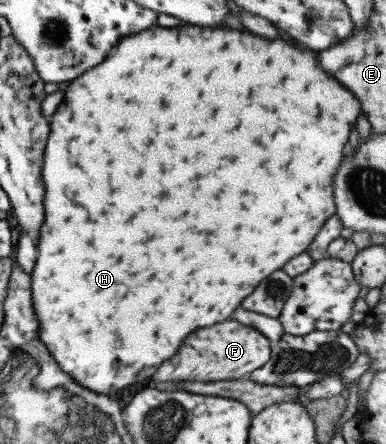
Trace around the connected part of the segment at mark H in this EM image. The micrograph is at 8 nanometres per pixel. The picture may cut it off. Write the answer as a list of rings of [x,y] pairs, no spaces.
[[[180,23],[175,28],[161,28],[159,25],[147,28],[138,34],[133,34],[129,37],[123,38],[114,49],[109,52],[105,60],[101,64],[85,70],[81,76],[77,76],[75,80],[69,82],[67,90],[63,92],[63,100],[57,106],[57,110],[53,111],[49,120],[49,134],[43,151],[43,164],[41,165],[41,178],[43,178],[43,224],[39,228],[38,237],[36,240],[36,257],[33,263],[33,269],[30,273],[30,286],[31,286],[31,308],[35,312],[35,318],[39,322],[37,327],[37,336],[41,340],[41,344],[47,348],[47,352],[51,354],[51,358],[55,364],[69,374],[71,378],[81,386],[81,388],[91,390],[95,394],[103,394],[110,396],[115,394],[123,388],[129,388],[137,382],[149,378],[159,366],[161,362],[165,362],[167,358],[171,358],[177,348],[181,346],[183,338],[191,332],[195,332],[197,328],[203,326],[211,326],[217,322],[223,322],[231,316],[233,308],[237,308],[237,304],[241,302],[241,298],[249,296],[253,292],[253,286],[257,286],[265,276],[269,276],[271,272],[279,270],[289,258],[301,254],[309,246],[309,243],[315,234],[321,228],[321,225],[331,215],[335,214],[335,205],[333,194],[331,194],[331,178],[339,167],[339,160],[345,154],[343,146],[348,142],[348,135],[350,128],[355,128],[355,120],[358,114],[361,114],[359,101],[351,94],[345,87],[337,83],[333,77],[329,77],[316,62],[318,52],[313,50],[297,50],[289,44],[285,44],[283,40],[263,40],[259,36],[253,34],[243,34],[237,30],[213,30],[213,28],[197,28],[197,26],[187,25]]]

